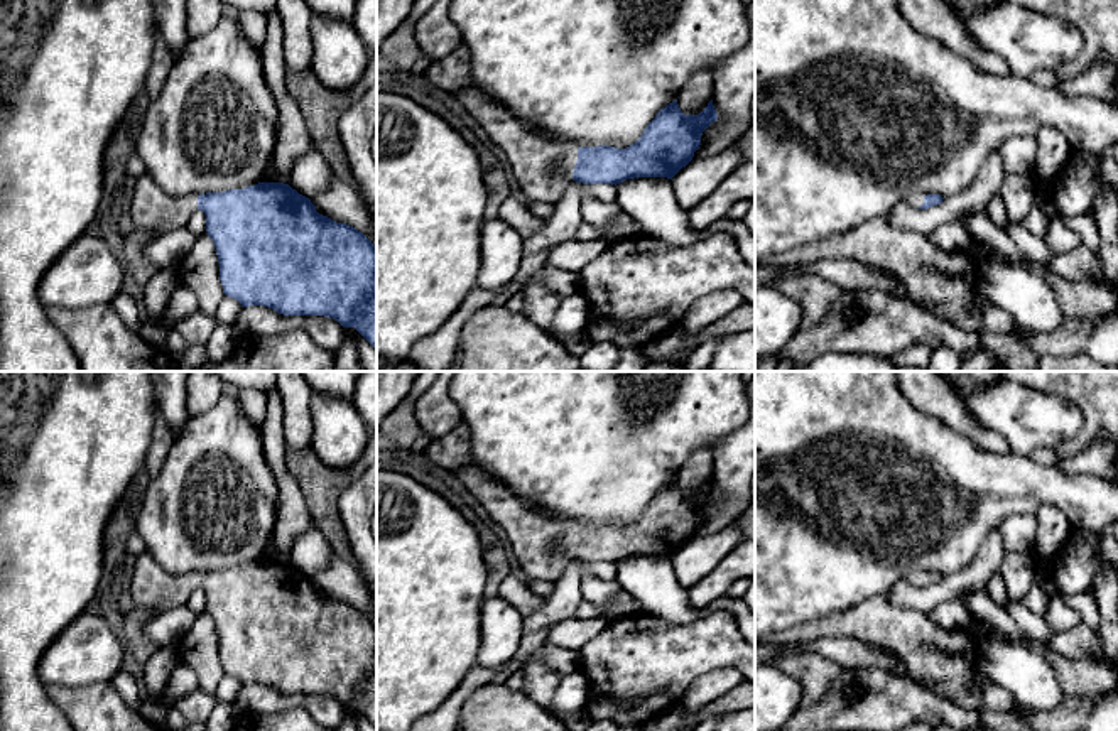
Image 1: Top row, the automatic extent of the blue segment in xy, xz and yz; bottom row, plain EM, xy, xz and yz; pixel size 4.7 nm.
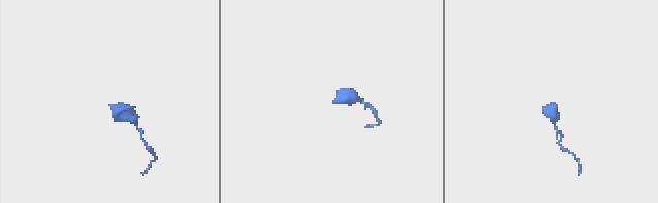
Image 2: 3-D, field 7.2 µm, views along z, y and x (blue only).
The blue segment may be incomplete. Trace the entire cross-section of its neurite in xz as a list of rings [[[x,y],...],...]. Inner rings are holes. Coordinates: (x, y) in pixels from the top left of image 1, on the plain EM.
[[[466,466],[453,473],[485,506],[490,522],[498,523],[508,539],[508,550],[515,555],[529,581],[556,581],[567,560],[620,562],[635,555],[672,557],[686,545],[701,523],[703,510],[718,498],[713,478],[699,493],[684,493],[677,478],[662,486],[647,503],[642,515],[627,527],[610,523],[581,525],[547,520],[532,512],[524,501],[505,490],[497,478],[485,474],[478,466]]]

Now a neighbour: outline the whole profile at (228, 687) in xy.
[[[225,674],[213,696],[216,702],[235,702],[242,687],[238,679]]]

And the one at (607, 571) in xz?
[[[588,562],[586,569],[598,579],[605,582],[615,582],[618,576],[618,567],[615,562]]]

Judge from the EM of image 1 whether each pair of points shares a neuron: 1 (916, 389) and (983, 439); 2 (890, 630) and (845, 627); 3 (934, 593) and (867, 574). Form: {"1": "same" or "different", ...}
{"1": "same", "2": "same", "3": "different"}

